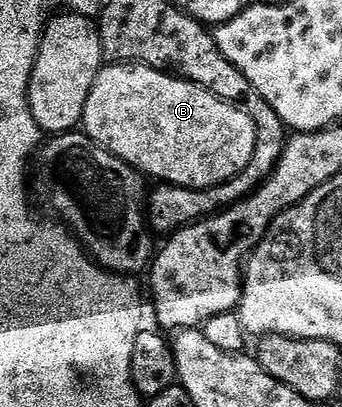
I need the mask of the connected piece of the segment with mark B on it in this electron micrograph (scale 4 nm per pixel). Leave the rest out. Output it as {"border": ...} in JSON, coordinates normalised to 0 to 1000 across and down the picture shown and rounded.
{"border":[[[316,157],[295,170],[246,258],[240,319],[289,366],[319,369],[412,430],[436,428],[468,437],[456,442],[471,450],[558,467],[599,467],[670,447],[731,403],[749,361],[743,295],[699,260],[649,248],[535,187],[506,187],[477,170],[418,157]]]}

